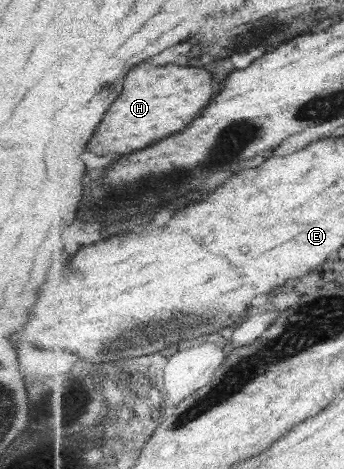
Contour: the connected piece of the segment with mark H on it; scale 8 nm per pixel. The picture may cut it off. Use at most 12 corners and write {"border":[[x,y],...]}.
{"border":[[141,63],[88,149],[131,154],[185,131],[221,89]]}

